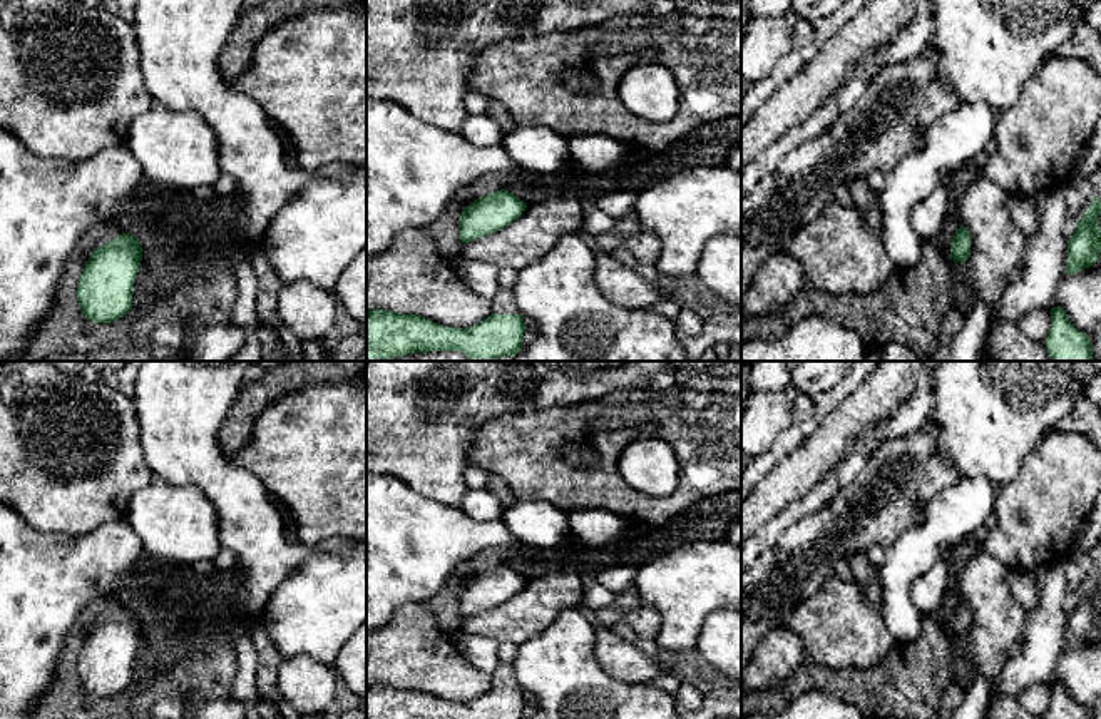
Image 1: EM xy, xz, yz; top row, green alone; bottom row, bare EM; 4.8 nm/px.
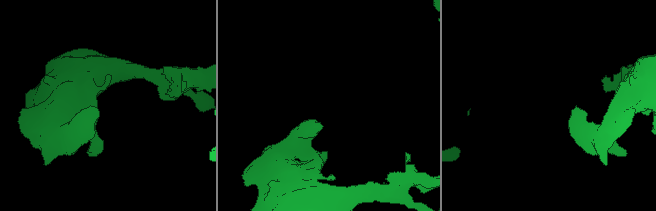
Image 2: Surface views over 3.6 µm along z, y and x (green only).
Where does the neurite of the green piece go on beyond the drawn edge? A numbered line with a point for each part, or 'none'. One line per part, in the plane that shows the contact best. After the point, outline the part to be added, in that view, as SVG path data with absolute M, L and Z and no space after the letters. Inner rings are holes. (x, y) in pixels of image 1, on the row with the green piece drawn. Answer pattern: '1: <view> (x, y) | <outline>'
none

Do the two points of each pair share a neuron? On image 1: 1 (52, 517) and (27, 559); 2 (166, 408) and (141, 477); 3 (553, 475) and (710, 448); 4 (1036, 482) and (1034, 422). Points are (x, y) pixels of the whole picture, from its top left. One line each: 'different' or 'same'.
1: different
2: different
3: same
4: different

